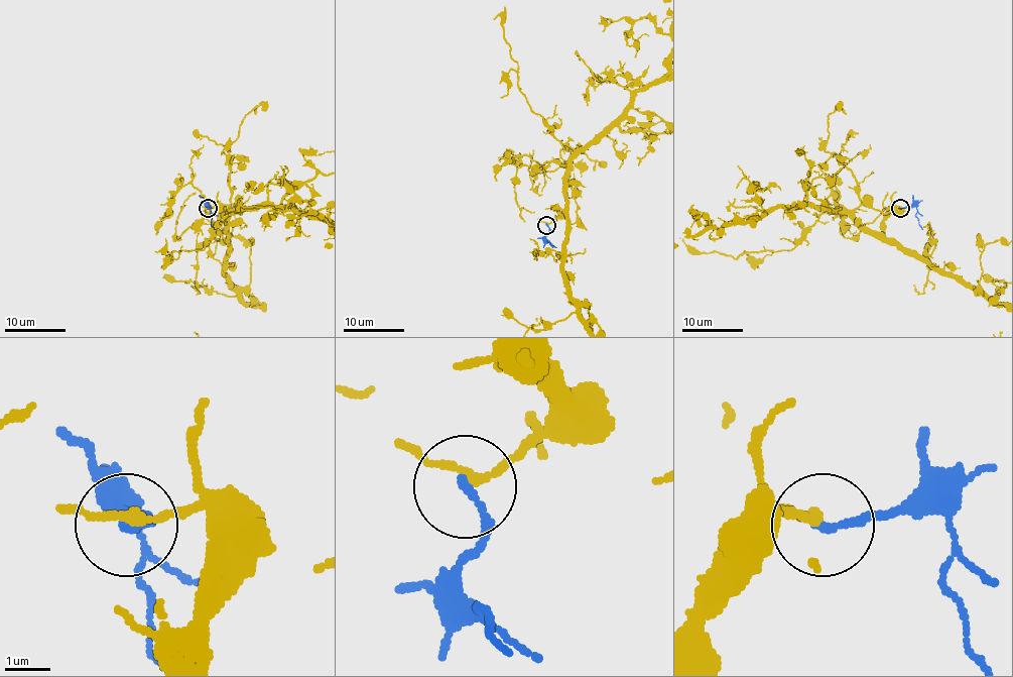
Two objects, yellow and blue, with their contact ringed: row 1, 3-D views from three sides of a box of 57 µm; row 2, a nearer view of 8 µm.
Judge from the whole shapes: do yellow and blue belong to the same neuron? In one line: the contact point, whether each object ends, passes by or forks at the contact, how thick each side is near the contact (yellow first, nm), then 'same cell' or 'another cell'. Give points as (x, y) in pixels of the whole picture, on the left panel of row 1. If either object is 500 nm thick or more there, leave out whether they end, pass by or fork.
(208, 208) | yellow passes by | blue ends | 190/190 nm | another cell

